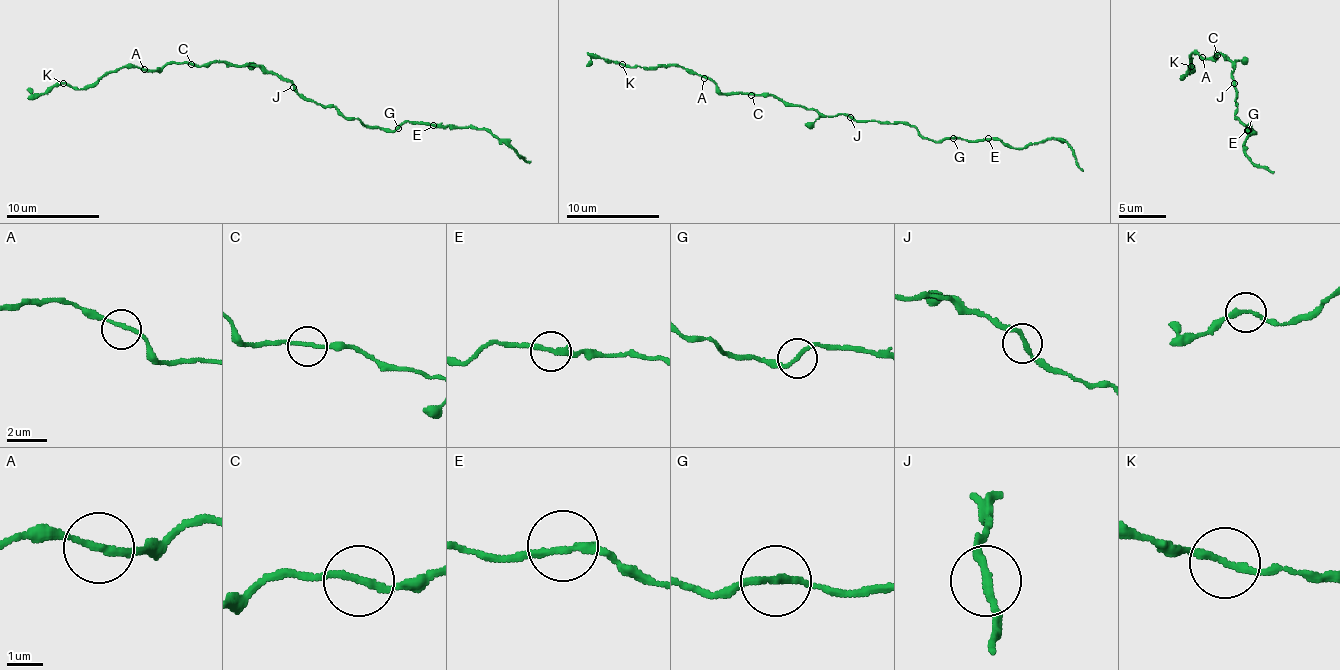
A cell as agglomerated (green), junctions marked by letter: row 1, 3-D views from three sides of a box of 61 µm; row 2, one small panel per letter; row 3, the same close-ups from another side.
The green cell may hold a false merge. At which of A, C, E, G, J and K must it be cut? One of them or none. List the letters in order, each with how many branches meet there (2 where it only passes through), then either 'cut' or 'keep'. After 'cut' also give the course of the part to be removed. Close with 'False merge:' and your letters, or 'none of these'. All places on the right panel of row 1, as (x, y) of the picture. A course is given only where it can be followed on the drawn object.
A: 2 branches meet; keep
C: 2 branches meet; keep
E: 2 branches meet; keep
G: 2 branches meet; keep
J: 2 branches meet; keep
K: 2 branches meet; keep
False merge: none of these

